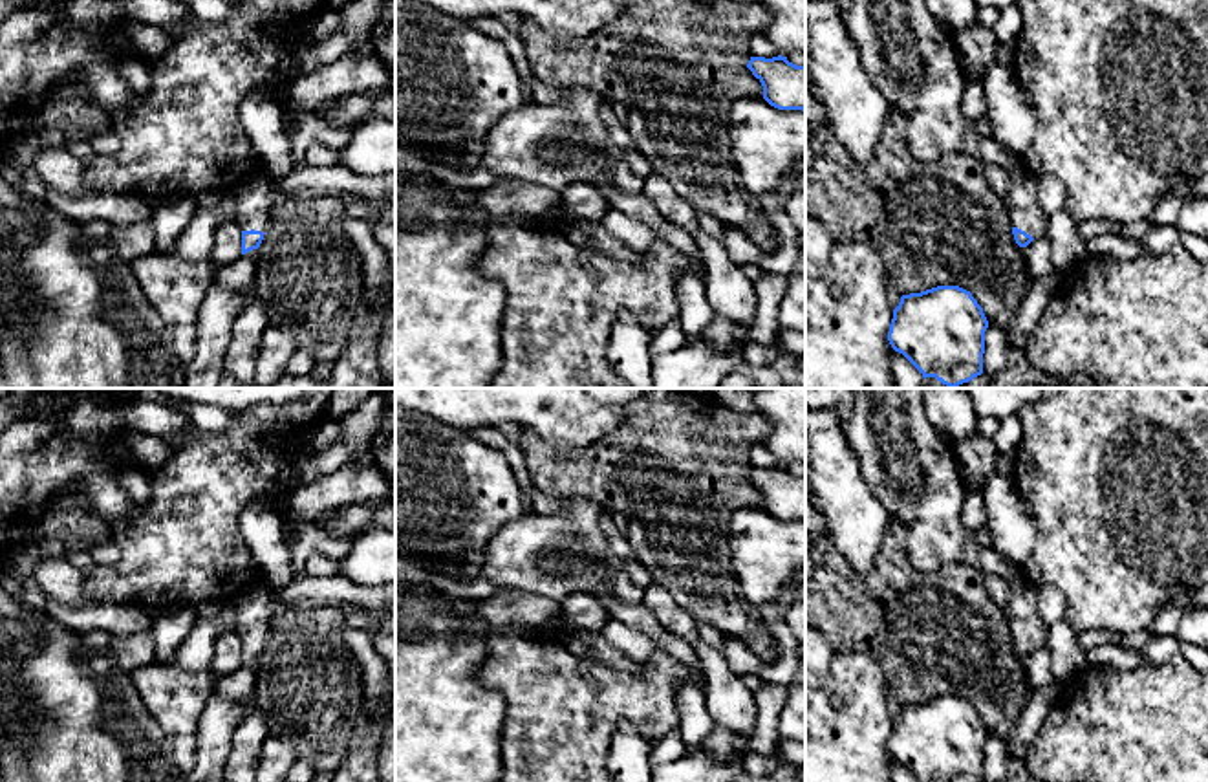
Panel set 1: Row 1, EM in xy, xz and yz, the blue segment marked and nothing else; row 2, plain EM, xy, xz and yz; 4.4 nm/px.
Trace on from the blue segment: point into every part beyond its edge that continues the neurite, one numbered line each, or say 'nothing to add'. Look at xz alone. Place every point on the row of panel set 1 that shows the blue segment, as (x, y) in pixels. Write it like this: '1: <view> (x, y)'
nothing to add

